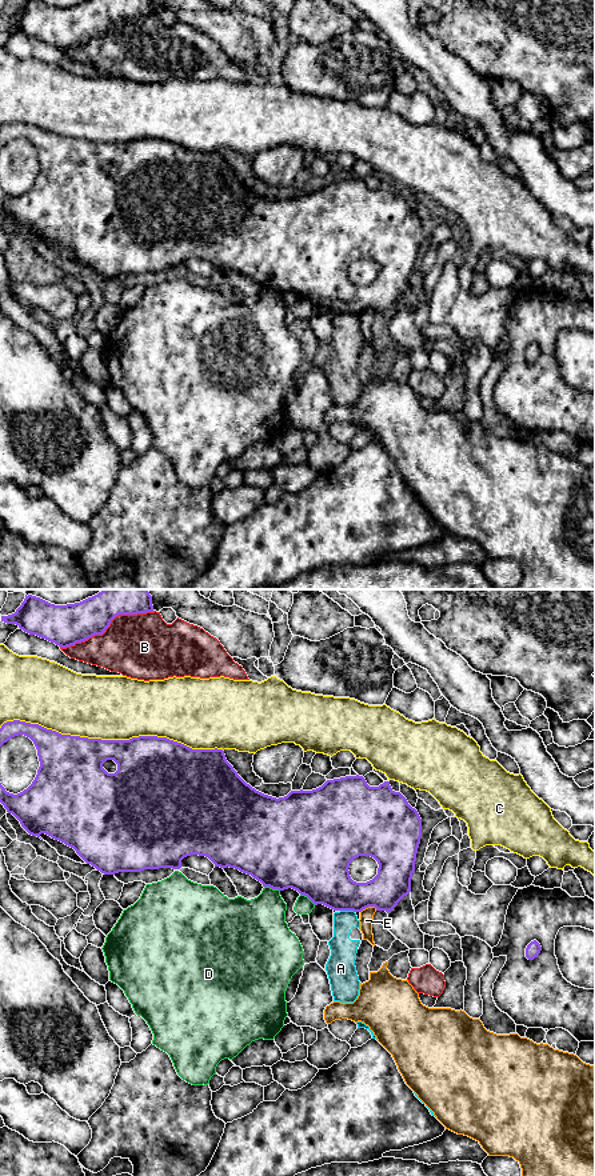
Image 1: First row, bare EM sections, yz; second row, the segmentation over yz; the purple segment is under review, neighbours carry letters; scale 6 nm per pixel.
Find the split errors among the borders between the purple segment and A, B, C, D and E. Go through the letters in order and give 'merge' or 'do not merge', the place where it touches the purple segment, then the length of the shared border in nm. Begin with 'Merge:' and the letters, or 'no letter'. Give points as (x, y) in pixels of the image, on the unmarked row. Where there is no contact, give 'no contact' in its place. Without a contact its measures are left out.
Merge: no letter
A: do not merge; meets purple in yz at (347, 312); contact 90 nm long
B: do not merge; meets purple in yz at (108, 28); contact 600 nm long
C: do not merge; meets purple in yz at (112, 143); contact 1350 nm long
D: do not merge; meets purple in yz at (272, 291); contact 100 nm long
E: do not merge; meets purple in yz at (368, 308); contact 110 nm long

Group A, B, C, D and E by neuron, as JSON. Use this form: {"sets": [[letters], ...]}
{"sets": [["A"], ["B"], ["C"], ["D"], ["E"]]}

